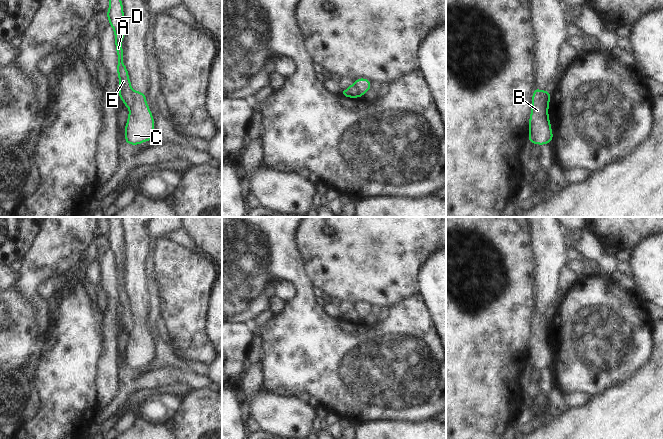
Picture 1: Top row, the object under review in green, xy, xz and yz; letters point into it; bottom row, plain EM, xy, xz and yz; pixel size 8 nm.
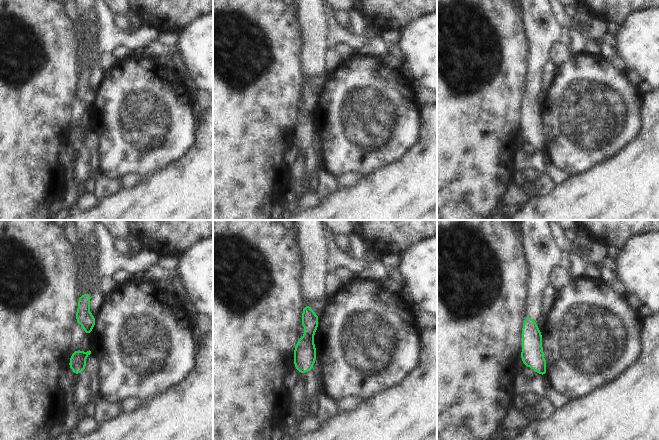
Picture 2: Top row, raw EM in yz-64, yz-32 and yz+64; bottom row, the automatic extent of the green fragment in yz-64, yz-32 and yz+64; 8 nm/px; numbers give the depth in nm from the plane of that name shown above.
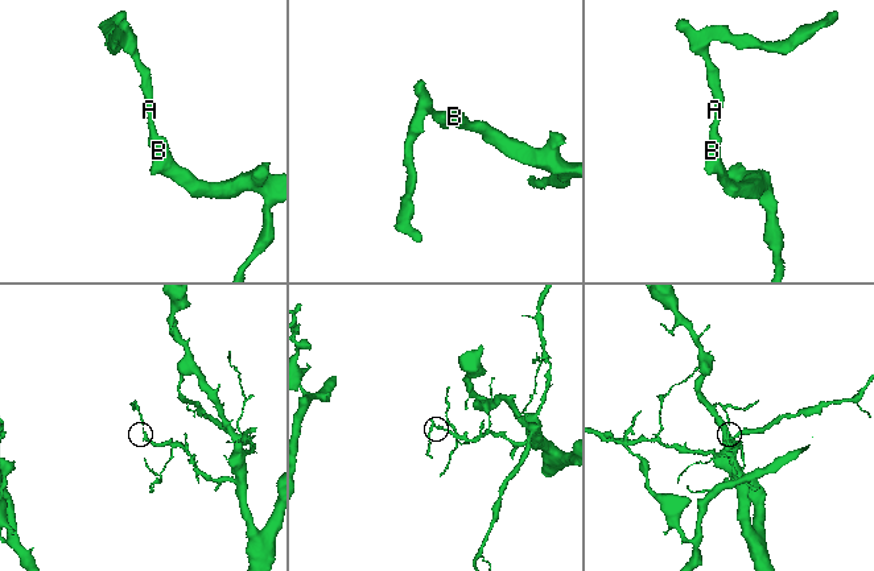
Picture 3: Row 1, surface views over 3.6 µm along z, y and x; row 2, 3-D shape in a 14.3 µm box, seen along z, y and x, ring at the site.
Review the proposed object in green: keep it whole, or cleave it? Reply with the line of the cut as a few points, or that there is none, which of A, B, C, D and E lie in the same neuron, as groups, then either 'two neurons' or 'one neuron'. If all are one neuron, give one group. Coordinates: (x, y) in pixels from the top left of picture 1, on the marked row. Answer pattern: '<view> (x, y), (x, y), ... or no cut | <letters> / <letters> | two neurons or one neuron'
xy (133, 90), (133, 102), (129, 109) | A D E / B C | two neurons

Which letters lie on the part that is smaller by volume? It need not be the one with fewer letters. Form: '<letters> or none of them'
A, D, E

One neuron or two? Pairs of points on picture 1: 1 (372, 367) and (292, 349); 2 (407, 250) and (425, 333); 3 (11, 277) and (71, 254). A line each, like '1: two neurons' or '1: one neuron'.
1: one neuron
2: two neurons
3: two neurons

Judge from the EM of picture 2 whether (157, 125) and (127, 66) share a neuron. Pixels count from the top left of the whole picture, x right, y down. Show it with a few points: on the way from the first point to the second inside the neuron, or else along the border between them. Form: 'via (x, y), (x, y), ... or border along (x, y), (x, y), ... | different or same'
via (142, 110), (135, 81) | same

